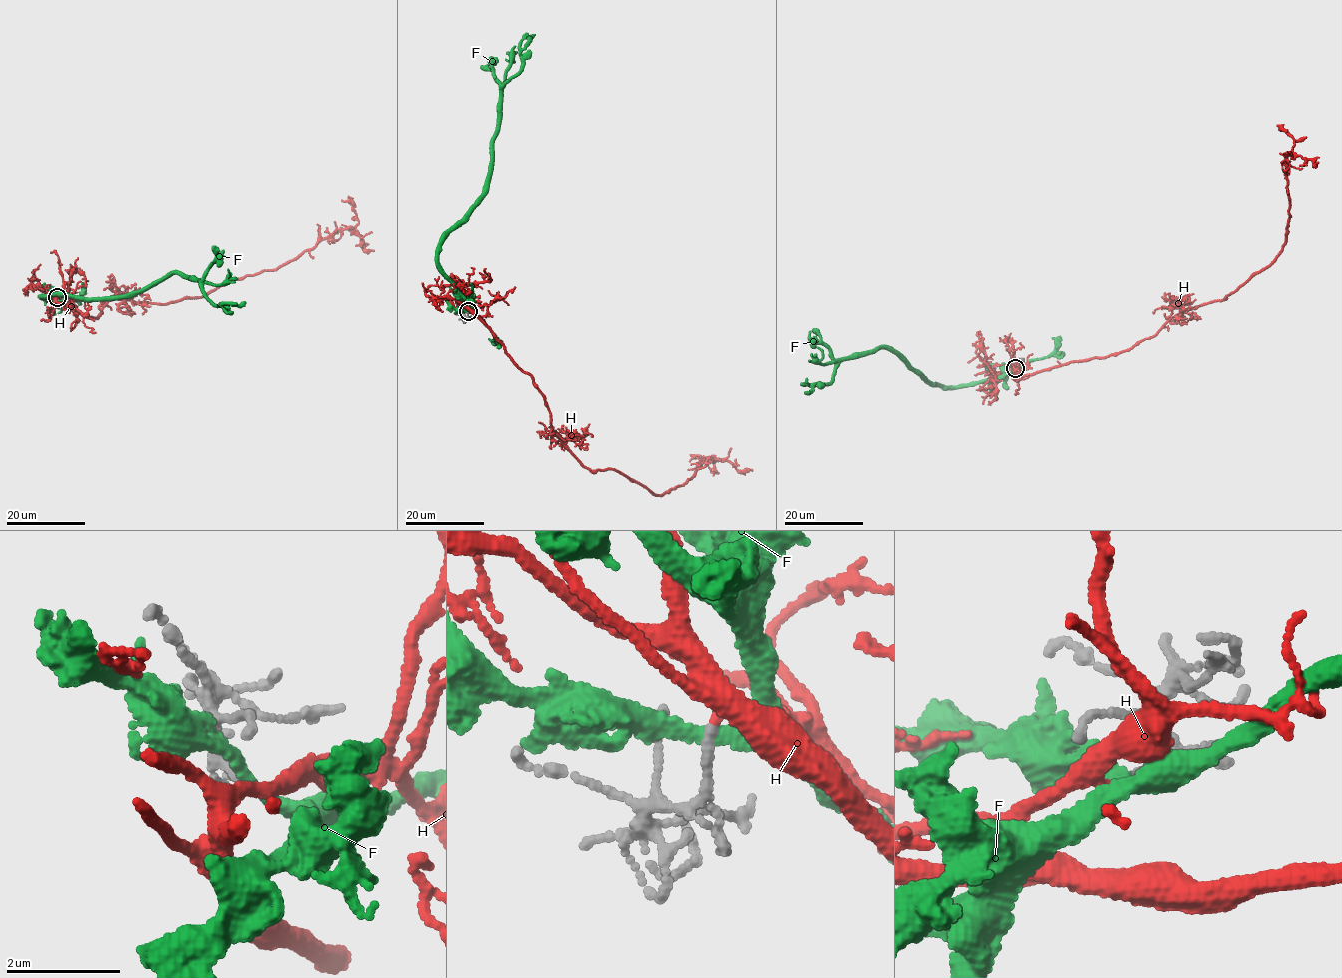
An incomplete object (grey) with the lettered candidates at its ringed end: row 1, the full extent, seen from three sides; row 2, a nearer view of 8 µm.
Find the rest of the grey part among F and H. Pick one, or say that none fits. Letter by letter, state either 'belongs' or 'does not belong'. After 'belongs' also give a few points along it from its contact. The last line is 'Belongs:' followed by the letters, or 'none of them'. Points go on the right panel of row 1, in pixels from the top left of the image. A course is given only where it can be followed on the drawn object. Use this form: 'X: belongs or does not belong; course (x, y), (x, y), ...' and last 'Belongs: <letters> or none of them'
F: does not belong
H: belongs; course (1014, 369), (1008, 372), (1032, 374), (1128, 349), (1271, 265), (1291, 217), (1285, 159), (1294, 138), (1282, 129)
Belongs: H

